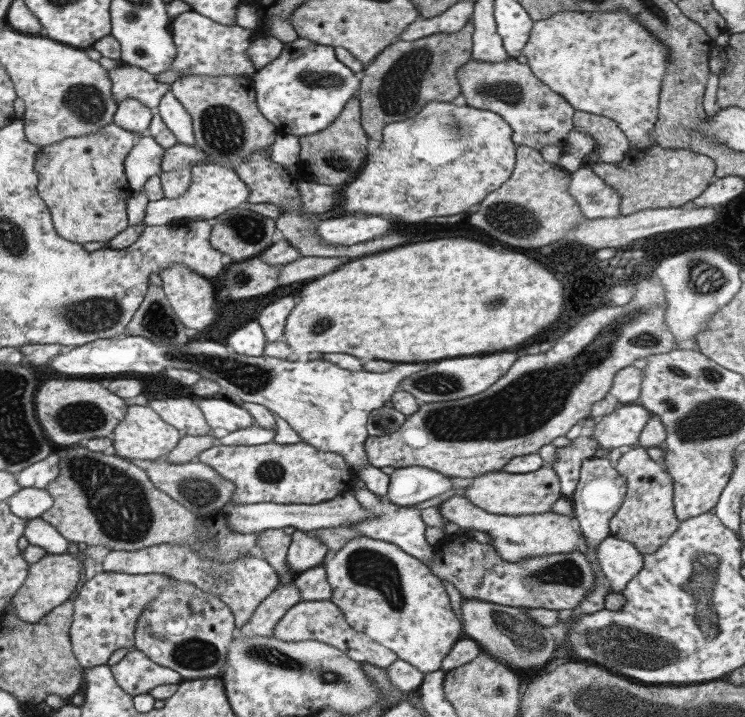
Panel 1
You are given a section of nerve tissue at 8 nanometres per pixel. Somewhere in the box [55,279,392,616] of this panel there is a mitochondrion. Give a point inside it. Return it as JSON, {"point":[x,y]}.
{"point":[119,505]}

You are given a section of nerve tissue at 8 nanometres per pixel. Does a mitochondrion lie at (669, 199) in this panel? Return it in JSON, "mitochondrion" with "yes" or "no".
{"mitochondrion":"no"}

